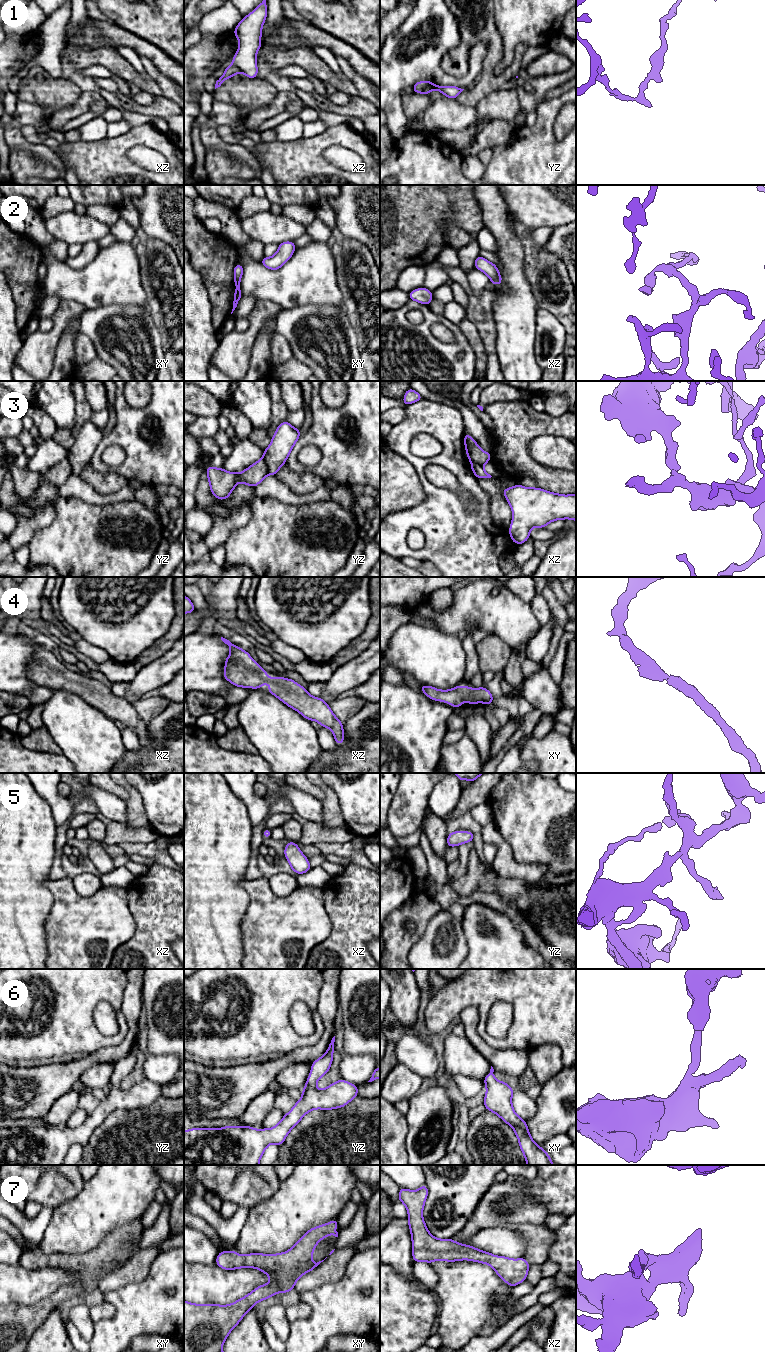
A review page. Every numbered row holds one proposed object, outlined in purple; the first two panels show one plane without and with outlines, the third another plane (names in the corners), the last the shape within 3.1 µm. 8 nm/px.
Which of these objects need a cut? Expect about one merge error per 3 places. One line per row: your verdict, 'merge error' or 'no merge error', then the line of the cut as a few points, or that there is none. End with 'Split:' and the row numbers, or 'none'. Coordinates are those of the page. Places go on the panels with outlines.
1: merge error; cut xz (232, 64), (240, 70)
2: no merge error; cut none
3: merge error; cut yz (262, 458), (268, 473)
4: no merge error; cut none
5: no merge error; cut none
6: no merge error; cut none
7: no merge error; cut none
Split: 1, 3

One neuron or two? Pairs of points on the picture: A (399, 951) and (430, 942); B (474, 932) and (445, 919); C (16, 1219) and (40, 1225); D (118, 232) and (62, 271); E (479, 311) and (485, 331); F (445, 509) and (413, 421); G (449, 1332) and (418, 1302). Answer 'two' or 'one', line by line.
A: two
B: two
C: one
D: two
E: one
F: one
G: two

